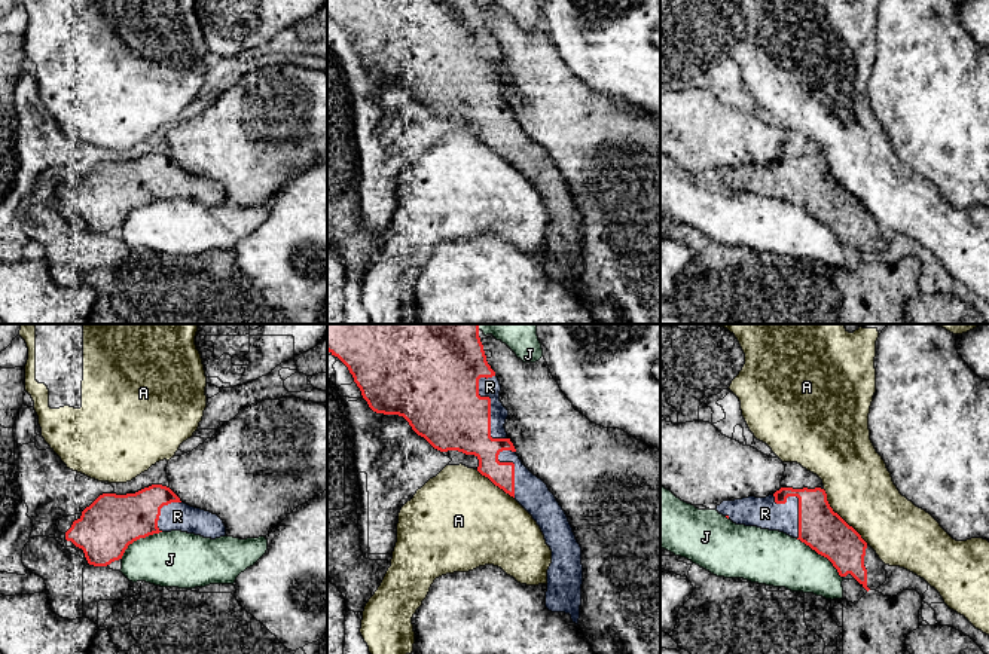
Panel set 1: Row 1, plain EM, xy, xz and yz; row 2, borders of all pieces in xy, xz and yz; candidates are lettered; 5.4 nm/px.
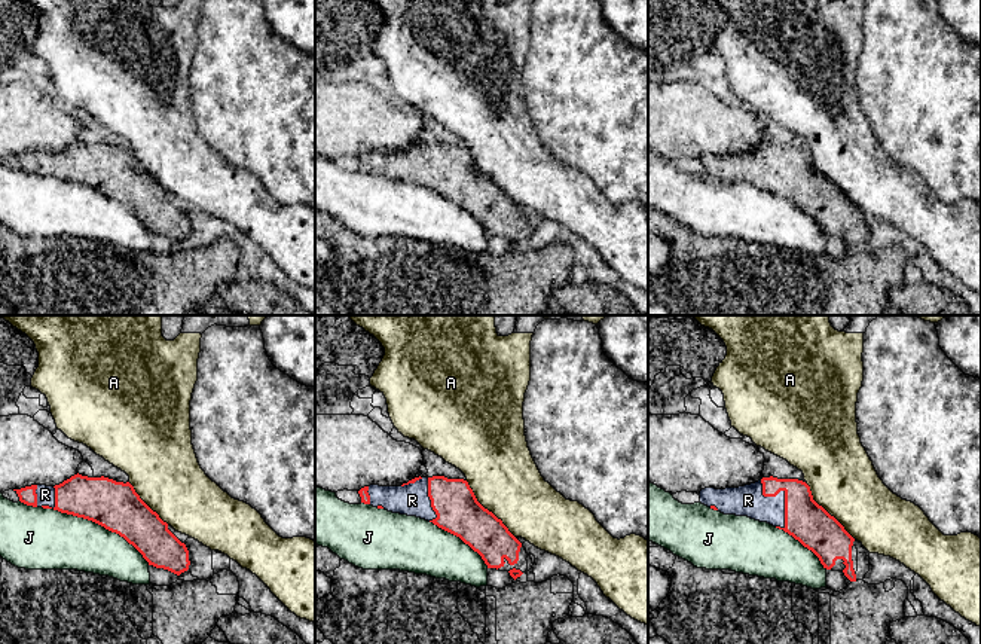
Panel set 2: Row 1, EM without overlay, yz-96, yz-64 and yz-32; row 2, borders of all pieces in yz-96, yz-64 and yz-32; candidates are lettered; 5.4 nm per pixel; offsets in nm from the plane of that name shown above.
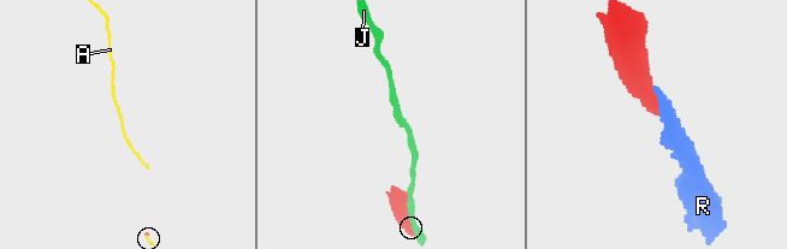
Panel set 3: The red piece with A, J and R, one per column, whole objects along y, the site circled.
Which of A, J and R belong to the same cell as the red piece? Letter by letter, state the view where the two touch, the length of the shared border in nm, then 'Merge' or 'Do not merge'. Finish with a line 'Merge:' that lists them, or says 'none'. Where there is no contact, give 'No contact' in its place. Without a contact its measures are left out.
A: Touches red in yz. Shared border 380 nm. Do not merge
J: Touches red in yz. Shared border 340 nm. Do not merge
R: Touches red in xz. Shared border 380 nm. Merge
Merge: R

